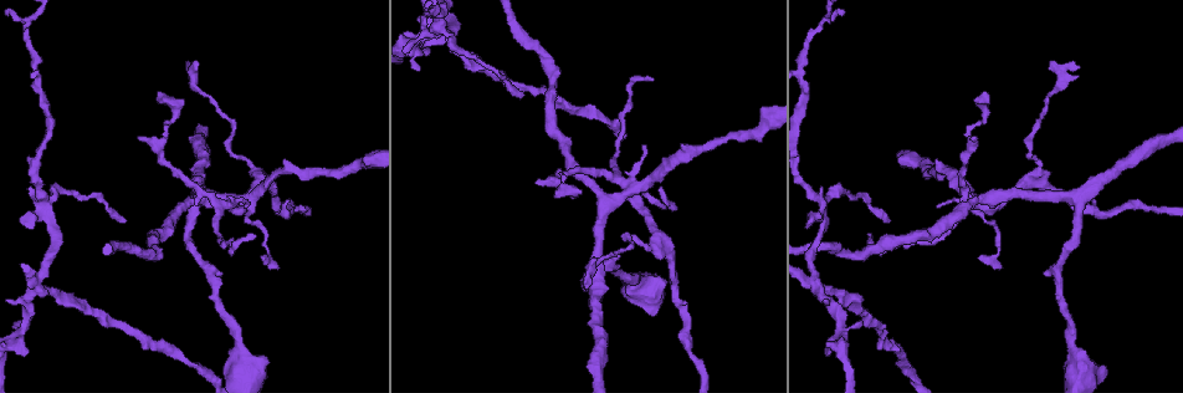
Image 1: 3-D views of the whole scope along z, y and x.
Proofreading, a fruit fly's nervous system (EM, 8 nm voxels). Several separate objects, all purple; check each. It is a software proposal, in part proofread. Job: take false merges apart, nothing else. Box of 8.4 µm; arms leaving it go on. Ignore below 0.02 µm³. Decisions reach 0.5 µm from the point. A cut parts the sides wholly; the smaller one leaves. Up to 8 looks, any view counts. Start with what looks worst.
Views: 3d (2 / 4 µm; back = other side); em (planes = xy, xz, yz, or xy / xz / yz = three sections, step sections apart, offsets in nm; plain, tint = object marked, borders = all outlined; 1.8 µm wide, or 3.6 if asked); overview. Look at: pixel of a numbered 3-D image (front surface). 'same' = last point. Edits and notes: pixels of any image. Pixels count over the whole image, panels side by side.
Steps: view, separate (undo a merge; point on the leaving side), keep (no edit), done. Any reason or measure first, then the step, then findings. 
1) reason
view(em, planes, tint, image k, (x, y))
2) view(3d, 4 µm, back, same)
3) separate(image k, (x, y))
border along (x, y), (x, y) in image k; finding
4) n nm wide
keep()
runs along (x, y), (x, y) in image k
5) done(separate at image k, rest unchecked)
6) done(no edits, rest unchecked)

four arms meet
view(3d, 2 µm, image 1, (646, 183))

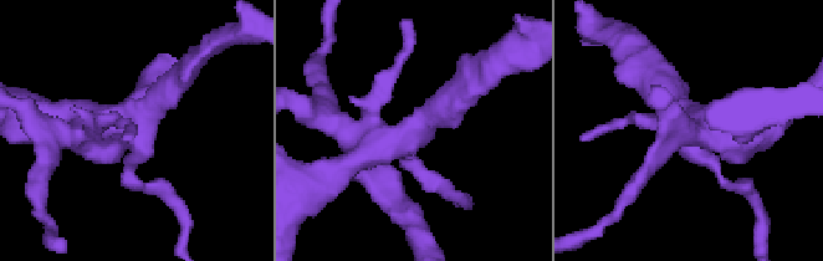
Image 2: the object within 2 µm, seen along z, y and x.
view(em, planes, plain, image 2, (411, 134))

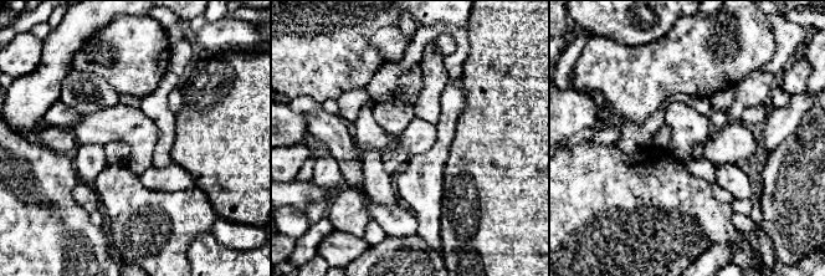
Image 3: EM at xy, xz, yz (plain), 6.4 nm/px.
with the object marked
view(em, planes, tint, same)

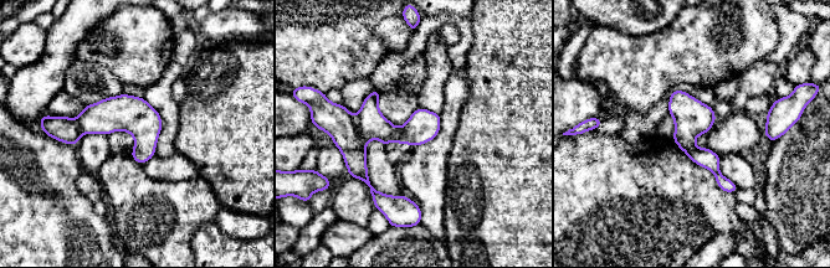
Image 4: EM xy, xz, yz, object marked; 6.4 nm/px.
separate(image 4, (336, 119))
border along (354, 116), (364, 148) in image 4; a second cell is stuck on

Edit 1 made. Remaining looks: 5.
see it whole again
view(overview)

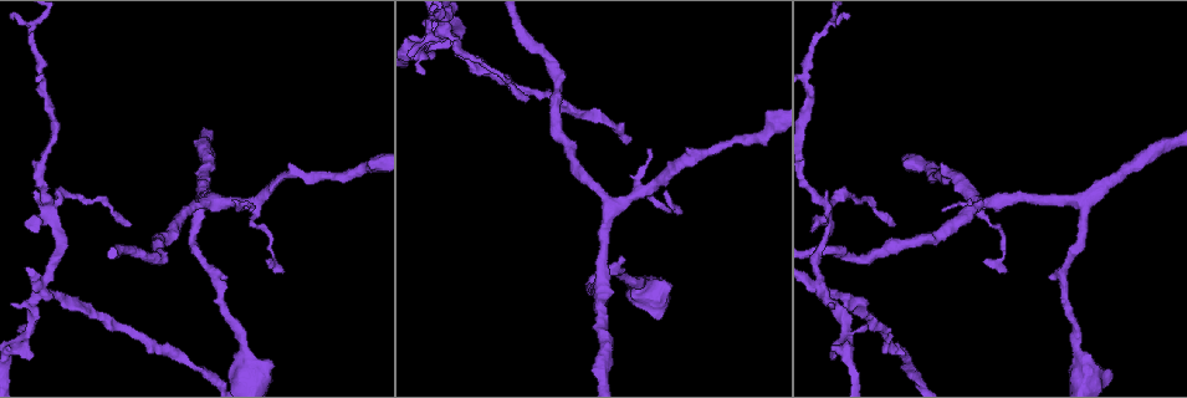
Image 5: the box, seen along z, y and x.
four or more arms meet
view(em, xy, step 16, tint, image 5, (818, 287))

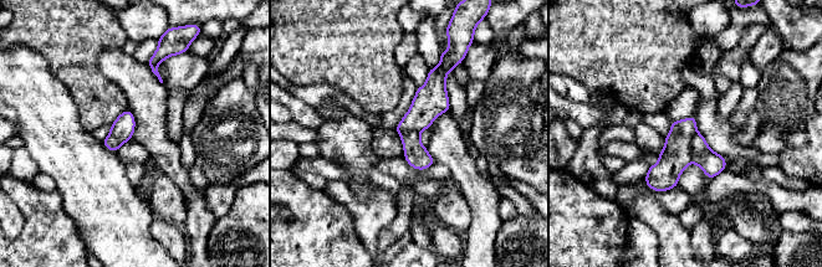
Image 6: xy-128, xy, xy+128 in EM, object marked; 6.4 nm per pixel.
view(em, planes, borders, same)

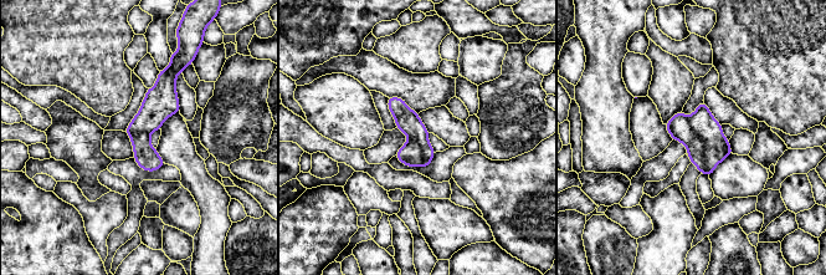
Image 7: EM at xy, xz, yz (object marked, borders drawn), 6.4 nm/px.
separate(image 7, (678, 127))
the part that leaves runs along (390, 100), (421, 135), (426, 163) in image 7; two cells meet here

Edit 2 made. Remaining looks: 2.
arms part here
view(em, xz, step 4, borders, image 5, (829, 208))

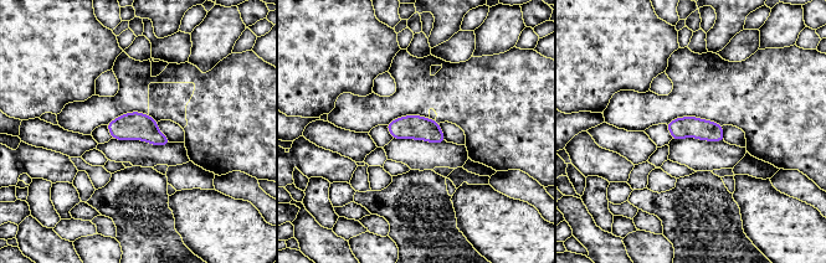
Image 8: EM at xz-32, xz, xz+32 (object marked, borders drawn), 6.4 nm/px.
keep()
one cell here

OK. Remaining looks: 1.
done(separate at image 4, separate at image 7, rest unchecked)

